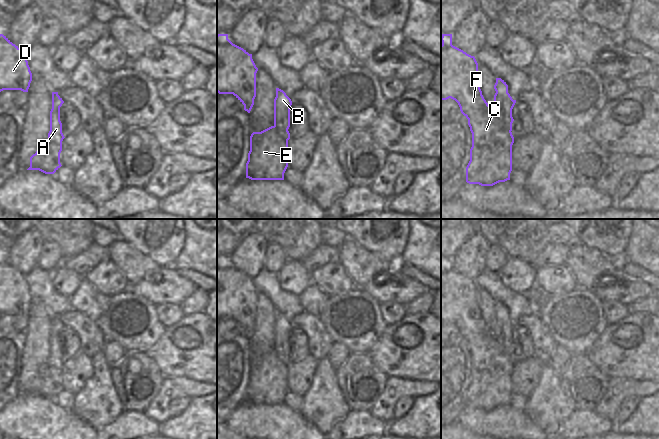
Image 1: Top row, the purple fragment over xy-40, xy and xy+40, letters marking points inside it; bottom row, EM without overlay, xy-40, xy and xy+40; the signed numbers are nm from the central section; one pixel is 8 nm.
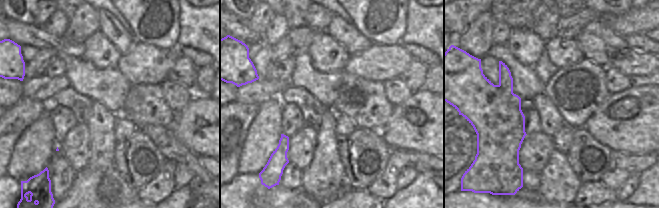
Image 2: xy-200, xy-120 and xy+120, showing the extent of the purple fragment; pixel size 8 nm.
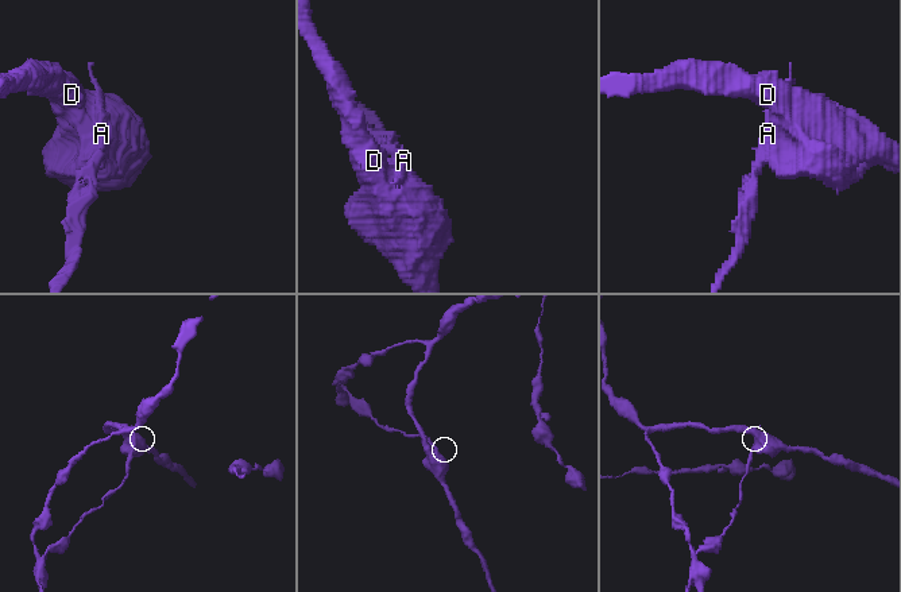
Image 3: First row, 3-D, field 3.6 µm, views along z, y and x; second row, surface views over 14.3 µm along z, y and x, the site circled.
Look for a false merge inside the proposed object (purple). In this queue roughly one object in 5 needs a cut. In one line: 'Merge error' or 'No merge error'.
Merge error

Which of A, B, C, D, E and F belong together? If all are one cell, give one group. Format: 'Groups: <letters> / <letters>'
Groups: A B / C D E F

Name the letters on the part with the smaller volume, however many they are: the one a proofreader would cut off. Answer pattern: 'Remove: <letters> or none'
Remove: A, B

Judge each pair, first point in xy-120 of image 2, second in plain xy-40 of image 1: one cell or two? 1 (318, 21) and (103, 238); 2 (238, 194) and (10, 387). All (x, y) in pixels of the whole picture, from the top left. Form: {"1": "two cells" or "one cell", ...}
{"1": "one cell", "2": "two cells"}

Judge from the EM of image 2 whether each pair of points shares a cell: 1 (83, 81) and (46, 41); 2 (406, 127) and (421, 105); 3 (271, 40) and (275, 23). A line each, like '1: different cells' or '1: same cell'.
1: same cell
2: same cell
3: same cell

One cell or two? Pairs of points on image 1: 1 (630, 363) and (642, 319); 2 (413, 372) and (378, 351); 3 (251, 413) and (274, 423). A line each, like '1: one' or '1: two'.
1: one
2: one
3: one

